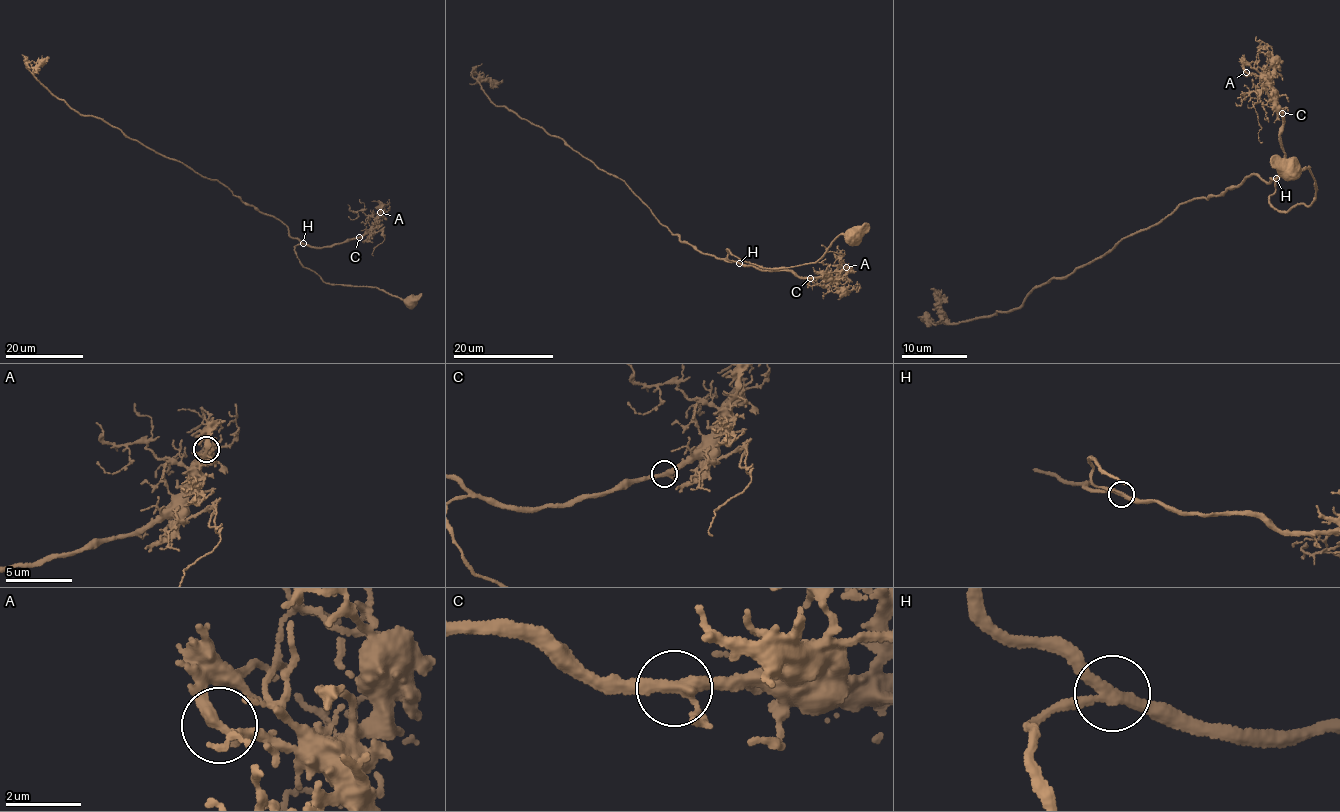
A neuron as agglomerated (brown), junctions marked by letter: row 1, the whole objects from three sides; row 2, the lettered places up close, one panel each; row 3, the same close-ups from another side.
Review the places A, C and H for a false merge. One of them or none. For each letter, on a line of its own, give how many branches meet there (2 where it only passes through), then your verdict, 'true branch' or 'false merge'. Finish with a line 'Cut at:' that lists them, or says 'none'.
A: 4 | true branch
C: 3 | true branch
H: 3 | true branch
Cut at: none

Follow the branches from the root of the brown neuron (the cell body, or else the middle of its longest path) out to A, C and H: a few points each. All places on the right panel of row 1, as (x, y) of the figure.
A: (1288, 169), (1309, 168), (1311, 205), (1270, 203), (1283, 126), (1276, 94), (1246, 72)
C: (1288, 169), (1286, 178), (1309, 168), (1317, 190), (1311, 205), (1282, 211), (1270, 203), (1285, 162), (1282, 113)
H: (1288, 169), (1286, 178), (1309, 168), (1317, 190), (1311, 205), (1288, 211), (1272, 206), (1275, 179)

